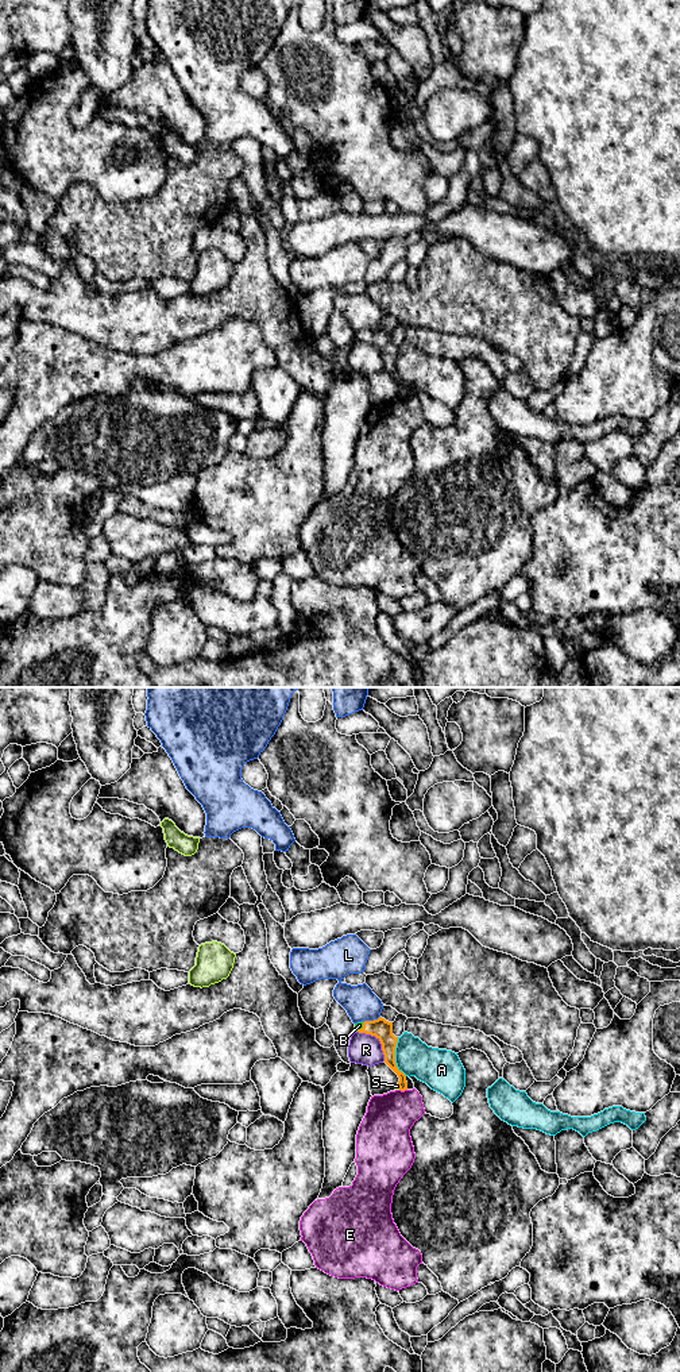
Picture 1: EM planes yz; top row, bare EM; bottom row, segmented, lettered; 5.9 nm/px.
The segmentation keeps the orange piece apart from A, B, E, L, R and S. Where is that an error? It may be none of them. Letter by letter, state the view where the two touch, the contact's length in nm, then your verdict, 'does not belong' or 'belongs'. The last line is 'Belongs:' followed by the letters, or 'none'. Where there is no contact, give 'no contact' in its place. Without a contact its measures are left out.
A: yz | 240 nm | does not belong
B: yz | 70 nm | belongs
E: yz | 50 nm | does not belong
L: yz | 110 nm | does not belong
R: yz | 240 nm | does not belong
S: yz | 30 nm | does not belong
Belongs: B

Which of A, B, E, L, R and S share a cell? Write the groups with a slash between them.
A / B / E / L / R / S

